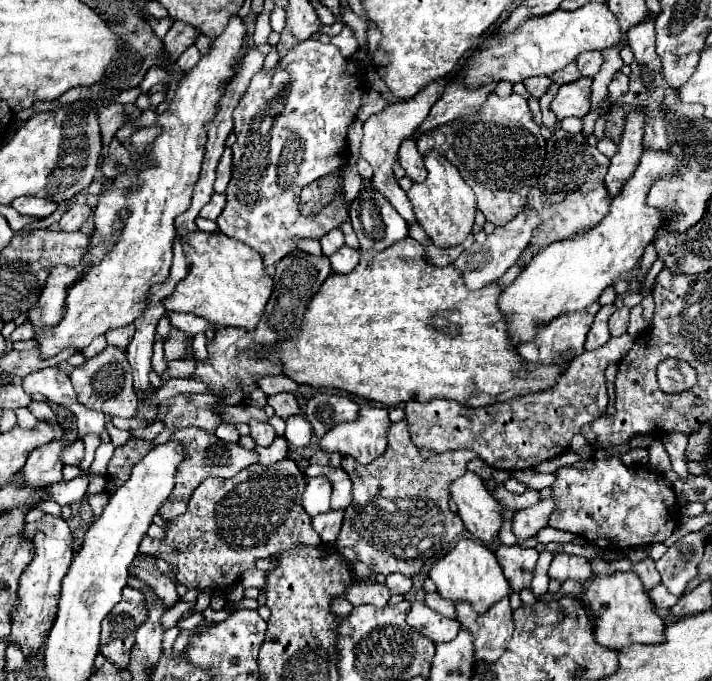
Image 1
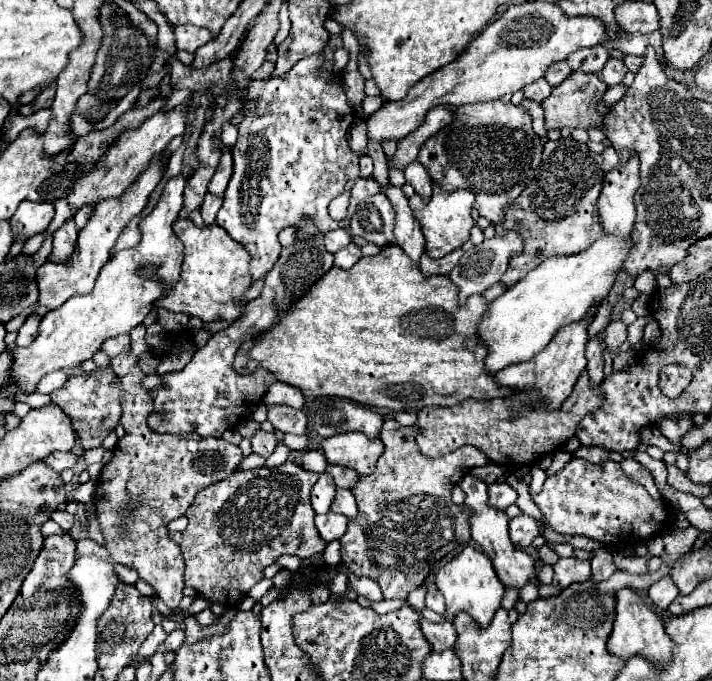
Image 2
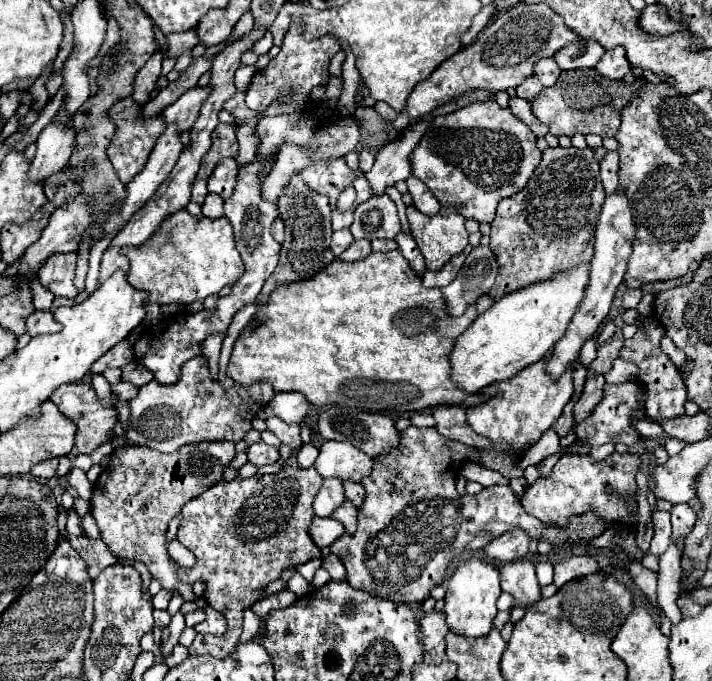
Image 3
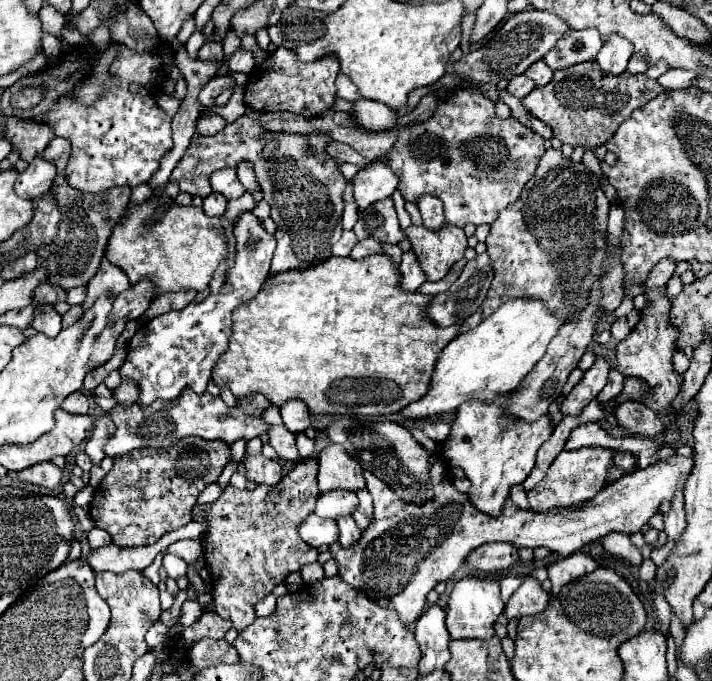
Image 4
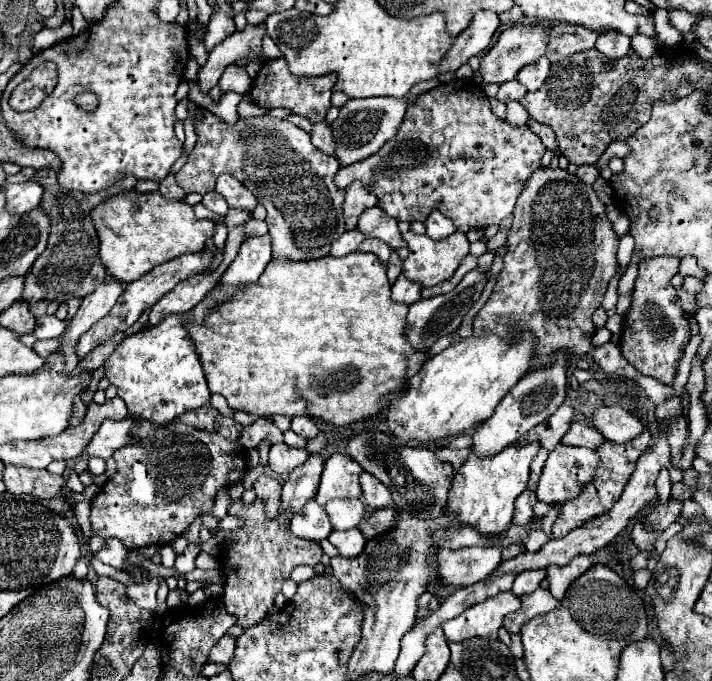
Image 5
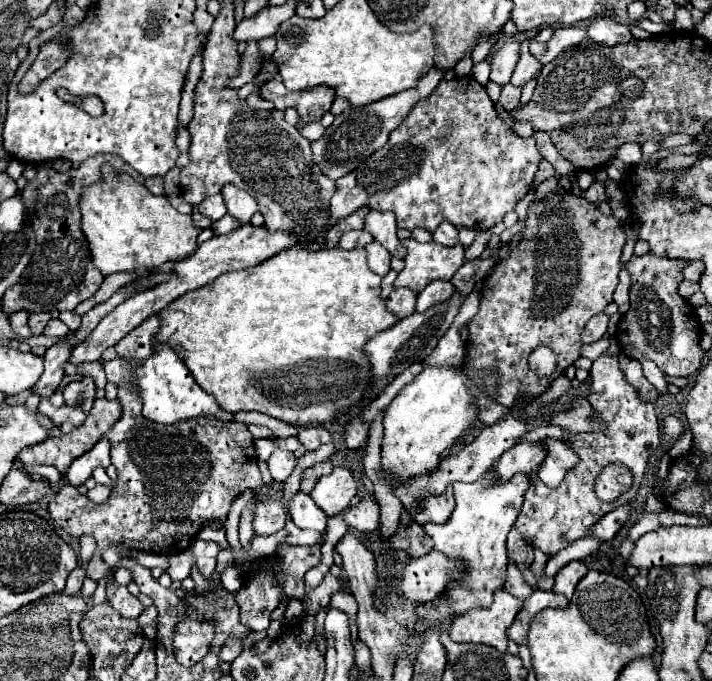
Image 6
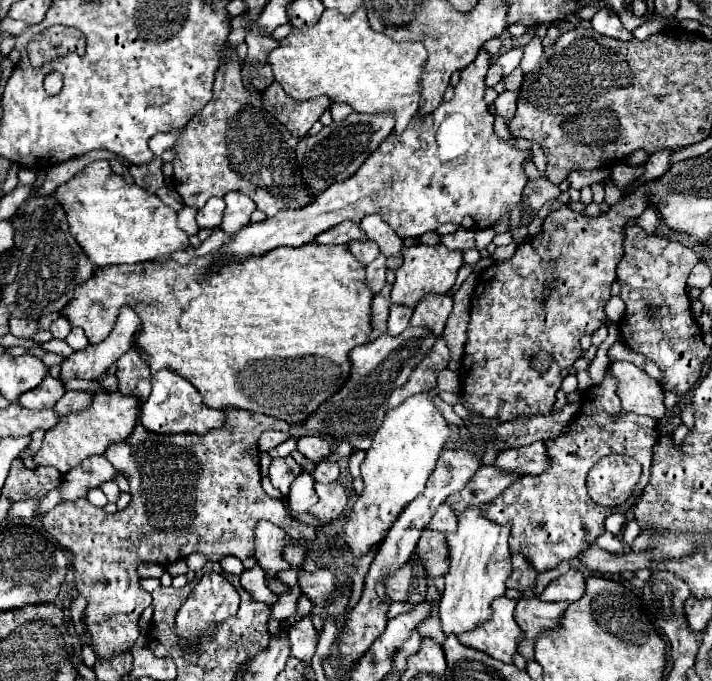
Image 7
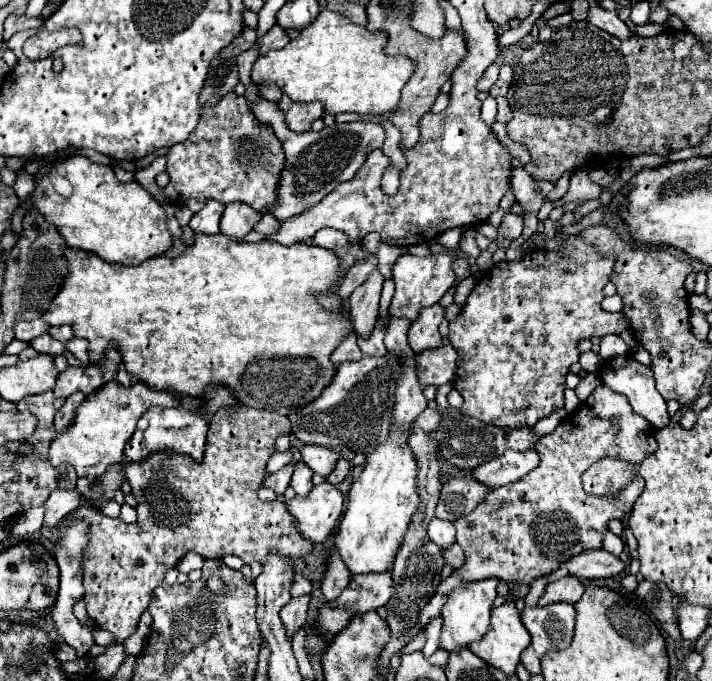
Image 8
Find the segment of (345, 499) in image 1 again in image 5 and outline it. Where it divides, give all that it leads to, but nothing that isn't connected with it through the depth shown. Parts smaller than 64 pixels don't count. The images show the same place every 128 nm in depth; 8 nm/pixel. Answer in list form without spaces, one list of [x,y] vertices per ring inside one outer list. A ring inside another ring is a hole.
[[[350,528],[350,530],[332,530],[332,534],[328,536],[328,540],[338,548],[338,552],[342,556],[358,556],[358,552],[362,552],[366,538],[362,536],[362,532],[358,528]]]

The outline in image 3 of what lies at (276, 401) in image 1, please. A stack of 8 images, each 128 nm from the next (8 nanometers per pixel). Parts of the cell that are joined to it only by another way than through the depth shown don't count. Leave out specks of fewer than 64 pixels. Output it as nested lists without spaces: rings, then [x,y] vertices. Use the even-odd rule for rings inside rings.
[[[276,416],[266,420],[268,430],[274,432],[282,444],[288,444],[292,450],[298,450],[302,446],[300,440],[300,424],[286,424],[284,420],[278,420]]]

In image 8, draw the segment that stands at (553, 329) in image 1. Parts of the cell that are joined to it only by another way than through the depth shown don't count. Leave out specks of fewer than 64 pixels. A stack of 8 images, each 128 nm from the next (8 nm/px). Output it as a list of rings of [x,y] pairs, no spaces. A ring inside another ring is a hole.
[[[486,578],[478,582],[460,582],[448,596],[448,602],[444,604],[440,616],[444,620],[442,624],[442,638],[440,648],[454,652],[460,646],[468,646],[472,640],[480,640],[490,626],[490,610],[496,600],[496,586],[498,578]]]

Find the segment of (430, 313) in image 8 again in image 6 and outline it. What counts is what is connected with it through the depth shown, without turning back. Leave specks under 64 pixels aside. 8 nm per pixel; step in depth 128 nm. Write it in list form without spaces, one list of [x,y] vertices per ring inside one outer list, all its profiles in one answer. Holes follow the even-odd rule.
[[[434,280],[430,282],[420,294],[418,294],[418,302],[416,302],[416,310],[424,312],[426,308],[430,308],[434,302],[442,302],[448,300],[454,294],[454,284],[452,282],[444,282],[444,280]]]

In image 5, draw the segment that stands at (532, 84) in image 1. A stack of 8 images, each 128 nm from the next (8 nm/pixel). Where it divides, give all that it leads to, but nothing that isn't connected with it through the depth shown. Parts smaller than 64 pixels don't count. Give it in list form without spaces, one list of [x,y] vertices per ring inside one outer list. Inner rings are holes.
[[[508,80],[508,82],[504,82],[504,84],[500,86],[496,98],[502,100],[502,102],[508,102],[508,100],[520,100],[526,92],[528,92],[528,90],[526,90],[524,84],[520,84],[518,80]]]

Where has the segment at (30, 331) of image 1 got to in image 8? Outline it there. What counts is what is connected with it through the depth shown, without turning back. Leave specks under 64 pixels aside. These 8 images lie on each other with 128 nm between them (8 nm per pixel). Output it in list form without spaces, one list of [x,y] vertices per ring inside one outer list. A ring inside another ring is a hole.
[[[52,326],[48,330],[56,340],[60,340],[62,344],[66,344],[70,338],[72,338],[72,328],[70,326]]]

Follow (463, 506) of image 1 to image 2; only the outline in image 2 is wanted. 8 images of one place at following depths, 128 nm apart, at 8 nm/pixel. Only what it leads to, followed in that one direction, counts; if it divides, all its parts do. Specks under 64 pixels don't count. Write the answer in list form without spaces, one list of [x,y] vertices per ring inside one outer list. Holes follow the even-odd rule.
[[[470,476],[470,486],[466,486],[466,480],[462,482],[464,488],[470,488],[470,490],[464,490],[466,492],[466,500],[464,500],[464,508],[470,510],[470,532],[472,532],[472,540],[484,550],[484,554],[492,560],[496,572],[498,572],[498,578],[504,586],[516,586],[516,588],[522,588],[532,576],[534,576],[534,560],[520,548],[516,548],[508,536],[508,516],[506,512],[498,510],[498,508],[492,508],[488,504],[488,484]]]

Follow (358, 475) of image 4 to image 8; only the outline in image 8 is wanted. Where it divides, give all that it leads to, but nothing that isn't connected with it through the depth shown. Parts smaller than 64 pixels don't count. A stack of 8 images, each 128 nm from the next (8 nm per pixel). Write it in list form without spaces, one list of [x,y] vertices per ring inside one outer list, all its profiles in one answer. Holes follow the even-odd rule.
[[[322,482],[312,488],[308,498],[292,498],[288,502],[290,514],[298,520],[302,536],[312,542],[324,542],[342,514],[344,496],[336,486]]]

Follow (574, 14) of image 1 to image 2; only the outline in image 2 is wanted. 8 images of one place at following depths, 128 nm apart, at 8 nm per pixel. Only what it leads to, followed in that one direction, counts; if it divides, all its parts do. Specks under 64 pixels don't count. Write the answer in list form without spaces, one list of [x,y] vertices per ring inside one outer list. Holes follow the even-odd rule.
[[[526,2],[510,6],[498,20],[488,24],[466,52],[446,68],[422,78],[410,92],[398,102],[384,102],[380,110],[368,116],[368,140],[376,140],[380,146],[386,140],[402,140],[414,132],[426,118],[428,110],[438,104],[474,104],[484,100],[496,100],[504,94],[522,90],[526,84],[544,76],[550,64],[566,60],[576,50],[602,44],[606,38],[606,24],[596,16],[566,16],[562,8],[546,2]],[[386,184],[380,186],[380,192],[386,194],[396,210],[396,228],[394,228],[394,236],[398,246],[402,246],[402,250],[414,260],[418,262],[422,252],[424,252],[424,236],[422,236],[422,228],[416,220],[416,216],[410,212],[408,206],[408,198],[404,196],[404,192],[394,186],[394,184]]]

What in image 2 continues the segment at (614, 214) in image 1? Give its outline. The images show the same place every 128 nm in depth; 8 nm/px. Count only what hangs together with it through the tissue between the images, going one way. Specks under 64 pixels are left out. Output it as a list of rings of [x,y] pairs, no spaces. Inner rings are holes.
[[[604,232],[588,250],[574,256],[550,256],[538,268],[530,270],[520,282],[508,288],[502,296],[490,302],[486,318],[480,322],[478,334],[488,346],[486,370],[496,374],[508,364],[530,360],[536,352],[546,348],[558,328],[580,320],[592,308],[604,300],[622,272],[624,260],[632,250],[632,238],[622,238]]]

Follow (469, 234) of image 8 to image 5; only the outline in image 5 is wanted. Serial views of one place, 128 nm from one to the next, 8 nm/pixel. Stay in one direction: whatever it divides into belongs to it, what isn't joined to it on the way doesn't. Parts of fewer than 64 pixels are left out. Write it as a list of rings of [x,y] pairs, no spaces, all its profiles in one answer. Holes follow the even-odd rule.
[[[438,210],[430,212],[430,218],[426,218],[426,234],[432,240],[442,240],[446,236],[450,236],[454,232],[454,224],[450,220],[446,220]]]

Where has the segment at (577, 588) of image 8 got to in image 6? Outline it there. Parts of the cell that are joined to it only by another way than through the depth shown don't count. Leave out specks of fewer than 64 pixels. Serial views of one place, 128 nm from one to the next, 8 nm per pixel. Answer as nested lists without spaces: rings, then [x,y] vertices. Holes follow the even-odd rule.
[[[574,560],[570,564],[566,564],[558,574],[556,574],[556,584],[554,584],[554,592],[556,594],[564,594],[568,600],[574,594],[576,584],[580,582],[580,578],[588,572],[588,566],[584,560]]]

